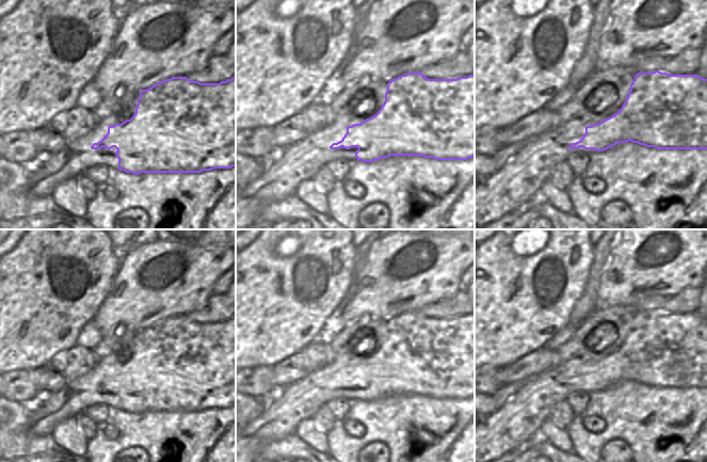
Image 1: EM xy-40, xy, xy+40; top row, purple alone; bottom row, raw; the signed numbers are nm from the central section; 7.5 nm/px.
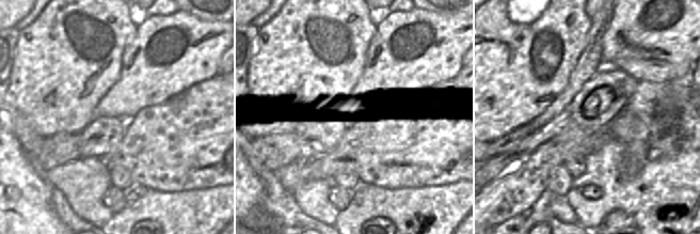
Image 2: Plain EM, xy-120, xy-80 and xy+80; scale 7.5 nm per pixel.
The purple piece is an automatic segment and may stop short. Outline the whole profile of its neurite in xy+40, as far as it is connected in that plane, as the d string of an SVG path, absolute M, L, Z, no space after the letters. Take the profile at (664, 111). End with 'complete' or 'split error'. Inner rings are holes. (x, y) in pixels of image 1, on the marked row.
M659 70L640 71L622 108L599 124L587 126L581 140L568 148L604 152L629 141L657 149L707 149L707 79Z; complete

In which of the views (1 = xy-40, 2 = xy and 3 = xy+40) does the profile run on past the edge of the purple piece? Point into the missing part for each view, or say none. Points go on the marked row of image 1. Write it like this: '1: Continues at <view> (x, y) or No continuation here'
1: No continuation here
2: No continuation here
3: No continuation here.

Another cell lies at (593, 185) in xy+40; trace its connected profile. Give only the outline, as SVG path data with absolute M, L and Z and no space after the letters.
M587 177L582 185L591 194L599 194L605 189L605 182L597 177Z

